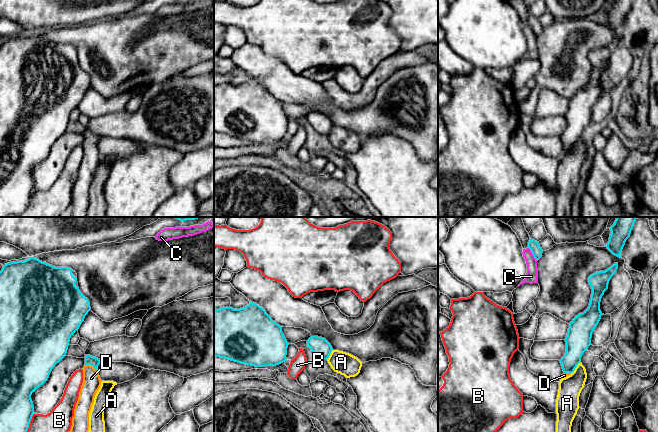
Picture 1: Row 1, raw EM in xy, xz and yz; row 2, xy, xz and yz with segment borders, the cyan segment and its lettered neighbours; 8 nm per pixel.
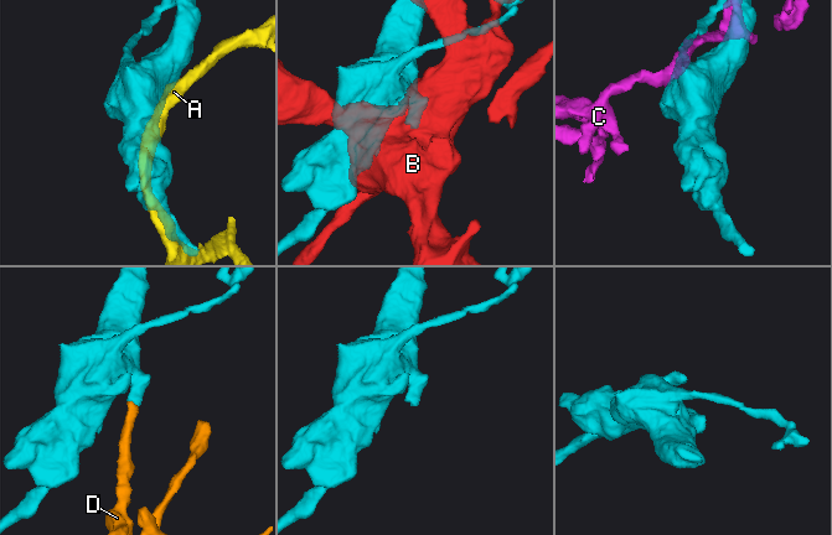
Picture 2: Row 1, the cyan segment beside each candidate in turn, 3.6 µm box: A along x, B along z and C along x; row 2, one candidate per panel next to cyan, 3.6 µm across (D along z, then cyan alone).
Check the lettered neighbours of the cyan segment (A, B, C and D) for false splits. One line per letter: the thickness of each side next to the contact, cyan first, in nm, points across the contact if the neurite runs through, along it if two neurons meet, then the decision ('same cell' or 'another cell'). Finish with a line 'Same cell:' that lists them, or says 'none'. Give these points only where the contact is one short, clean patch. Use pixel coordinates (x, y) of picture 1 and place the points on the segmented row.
A: 200/190 nm | along yz (580, 361), (571, 373) | another cell
B: 280/190 nm | another cell
C: 90/100 nm | another cell
D: 80/140 nm | across xy (89, 360), (91, 365), (91, 383) | same cell
Same cell: D

